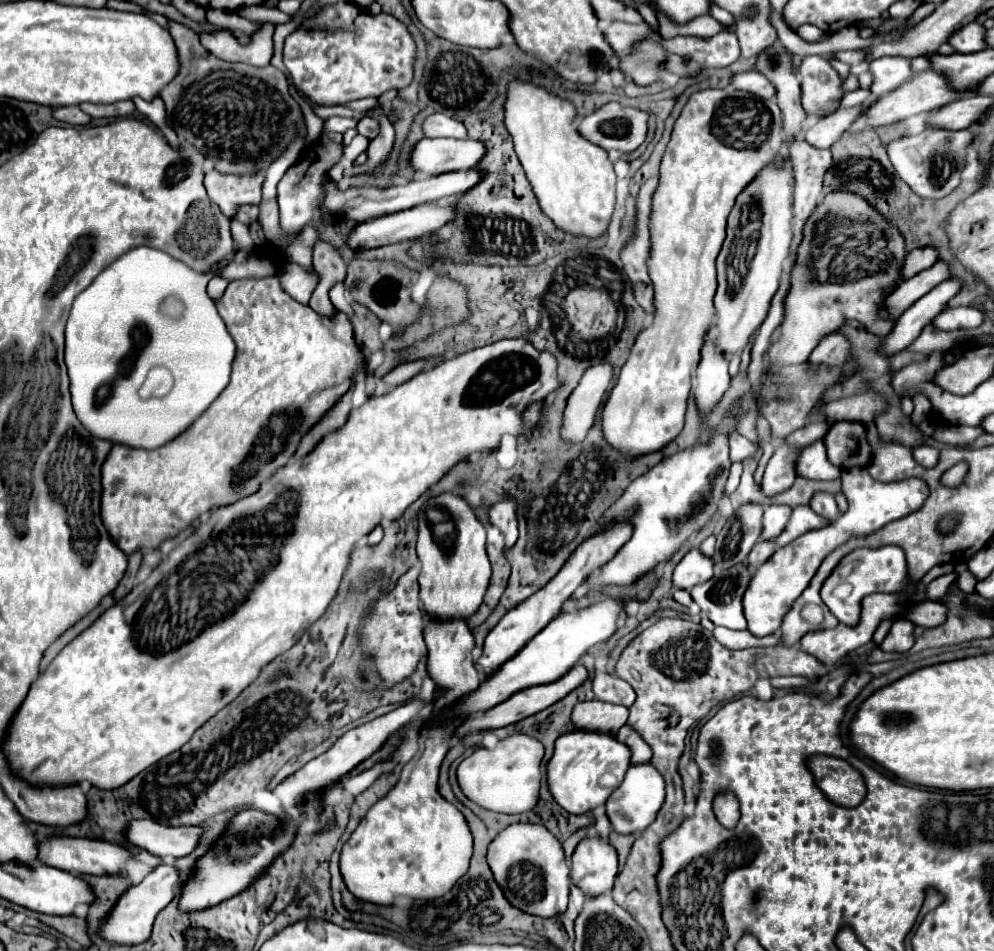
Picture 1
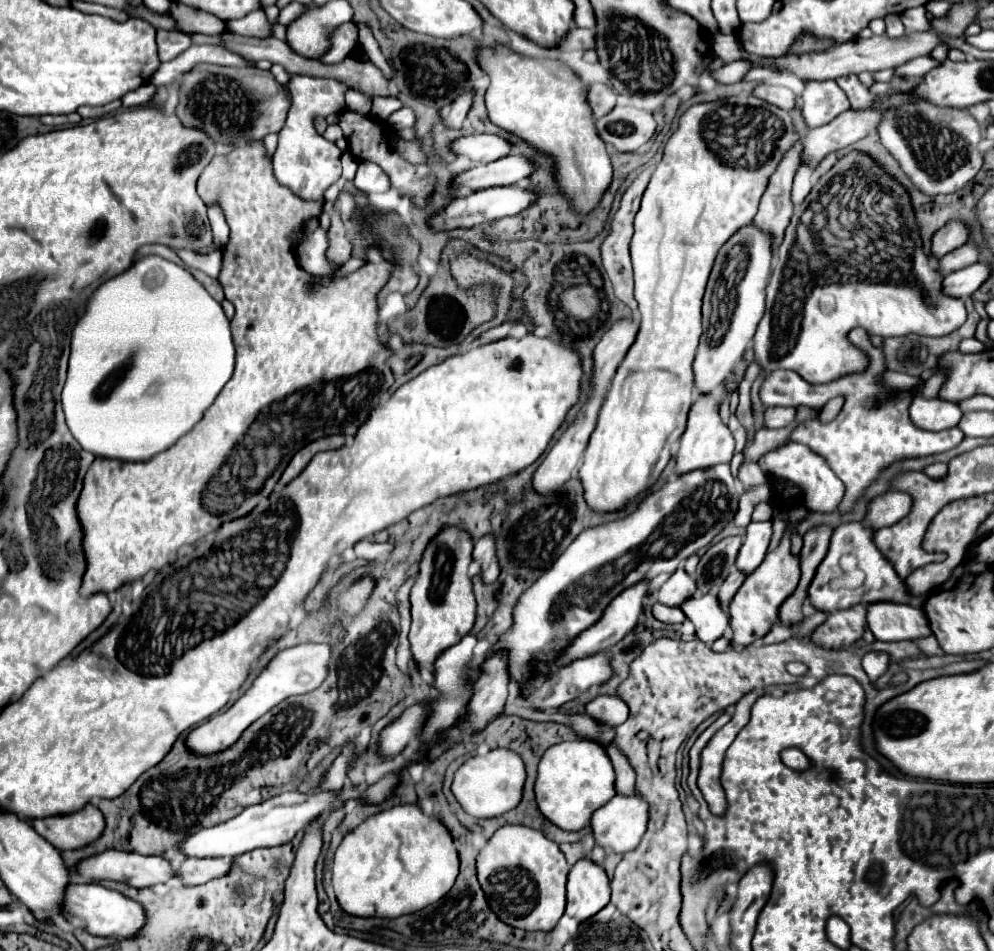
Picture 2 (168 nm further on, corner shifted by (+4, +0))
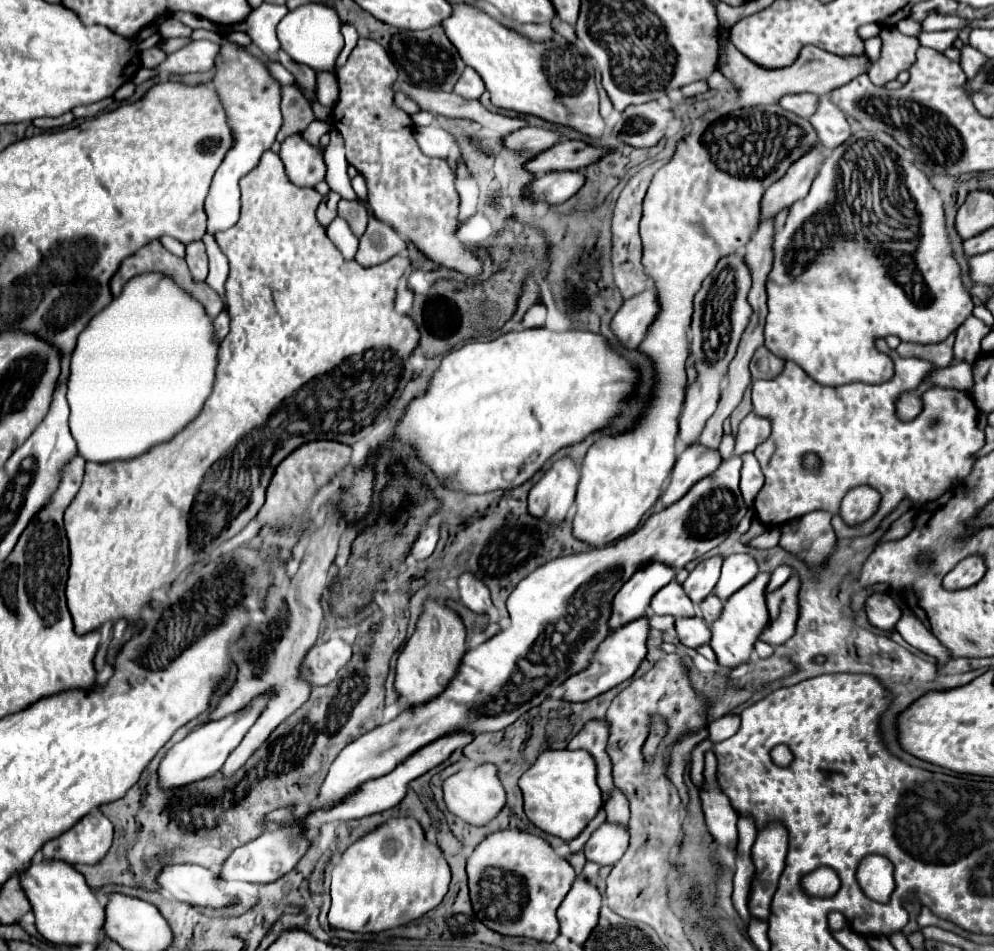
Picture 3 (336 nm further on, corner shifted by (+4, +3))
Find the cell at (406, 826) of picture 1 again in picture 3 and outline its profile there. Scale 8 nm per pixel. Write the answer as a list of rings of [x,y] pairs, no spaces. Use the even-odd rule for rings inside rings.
[[[411,817],[389,819],[379,829],[361,837],[341,855],[341,861],[335,865],[331,877],[331,909],[327,919],[333,929],[345,929],[351,933],[381,933],[407,925],[409,921],[415,921],[437,907],[443,901],[447,887],[449,865],[445,863],[441,851],[437,851],[437,845],[425,839],[421,825]]]

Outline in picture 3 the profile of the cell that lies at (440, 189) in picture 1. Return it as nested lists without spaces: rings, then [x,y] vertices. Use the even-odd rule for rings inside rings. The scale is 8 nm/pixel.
[[[571,139],[571,141],[563,141],[555,147],[551,147],[549,151],[537,155],[525,167],[527,167],[527,171],[531,171],[535,175],[543,175],[547,171],[583,169],[583,167],[599,161],[601,157],[605,157],[607,151],[609,149],[605,149],[605,147],[593,147],[593,145],[587,145],[585,141]]]

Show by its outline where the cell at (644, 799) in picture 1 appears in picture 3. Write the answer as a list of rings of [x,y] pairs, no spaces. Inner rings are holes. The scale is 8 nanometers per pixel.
[[[603,823],[591,839],[585,843],[583,853],[587,861],[593,861],[597,865],[615,865],[621,855],[625,853],[625,847],[629,843],[629,831],[625,827],[615,827],[611,823]]]

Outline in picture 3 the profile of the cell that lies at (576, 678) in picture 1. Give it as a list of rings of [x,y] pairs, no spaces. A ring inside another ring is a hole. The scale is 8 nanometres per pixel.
[[[641,617],[637,621],[631,621],[615,631],[611,631],[609,639],[605,639],[605,643],[601,643],[601,647],[597,649],[597,655],[593,655],[593,663],[589,665],[589,671],[581,671],[581,675],[573,675],[573,679],[569,679],[569,683],[565,683],[565,687],[567,687],[565,699],[567,701],[593,699],[593,697],[609,691],[611,687],[619,685],[621,681],[629,679],[647,655],[647,637],[649,637],[649,617]]]

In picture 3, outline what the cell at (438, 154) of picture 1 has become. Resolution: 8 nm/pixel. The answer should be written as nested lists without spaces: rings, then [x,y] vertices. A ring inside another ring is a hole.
[[[523,127],[505,139],[505,147],[523,149],[527,153],[547,151],[561,139],[561,133],[543,127]]]

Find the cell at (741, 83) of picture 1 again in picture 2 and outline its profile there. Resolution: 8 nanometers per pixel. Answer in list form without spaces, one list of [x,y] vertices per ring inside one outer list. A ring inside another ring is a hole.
[[[757,84],[753,88],[753,96],[773,104],[773,106],[779,106],[783,110],[793,110],[795,106],[795,94],[789,90],[789,88],[783,88],[783,86],[767,86],[767,84]]]

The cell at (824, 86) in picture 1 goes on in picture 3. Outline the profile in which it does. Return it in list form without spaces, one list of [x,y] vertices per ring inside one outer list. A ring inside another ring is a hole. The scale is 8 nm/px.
[[[821,99],[821,107],[817,107],[817,113],[809,119],[809,123],[813,123],[819,141],[827,149],[839,147],[851,135],[845,113],[827,99]]]

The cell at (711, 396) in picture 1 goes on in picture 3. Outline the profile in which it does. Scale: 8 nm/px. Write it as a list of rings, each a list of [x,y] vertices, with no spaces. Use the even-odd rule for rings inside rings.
[[[699,443],[697,447],[689,447],[689,451],[681,451],[673,467],[669,485],[661,497],[661,505],[669,507],[677,503],[697,481],[711,475],[719,465],[719,451],[705,451],[705,447],[701,447]]]

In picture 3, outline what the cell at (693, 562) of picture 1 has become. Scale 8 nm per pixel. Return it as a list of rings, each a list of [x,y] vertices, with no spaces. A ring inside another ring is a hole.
[[[673,579],[661,591],[657,591],[651,599],[651,611],[655,615],[671,615],[679,617],[697,617],[697,609],[691,599],[685,595],[683,587]]]

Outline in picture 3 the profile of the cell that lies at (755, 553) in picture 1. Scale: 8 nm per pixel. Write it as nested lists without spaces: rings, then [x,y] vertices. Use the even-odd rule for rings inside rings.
[[[709,595],[709,597],[699,605],[699,609],[701,609],[701,619],[703,619],[707,625],[711,625],[711,623],[721,615],[723,603],[721,603],[721,599],[717,599],[715,595]]]

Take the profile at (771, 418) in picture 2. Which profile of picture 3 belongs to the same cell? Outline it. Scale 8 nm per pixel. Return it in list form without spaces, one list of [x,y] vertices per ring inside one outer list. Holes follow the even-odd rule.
[[[749,413],[741,423],[735,435],[735,453],[741,457],[743,453],[753,453],[757,445],[761,445],[771,435],[771,423],[767,419]]]

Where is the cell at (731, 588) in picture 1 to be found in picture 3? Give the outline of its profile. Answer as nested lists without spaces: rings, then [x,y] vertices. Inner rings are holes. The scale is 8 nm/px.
[[[699,617],[677,619],[675,621],[675,629],[677,629],[679,643],[685,645],[685,647],[691,647],[691,649],[697,649],[697,647],[705,645],[711,639],[709,627],[705,627],[705,623],[701,623]]]

